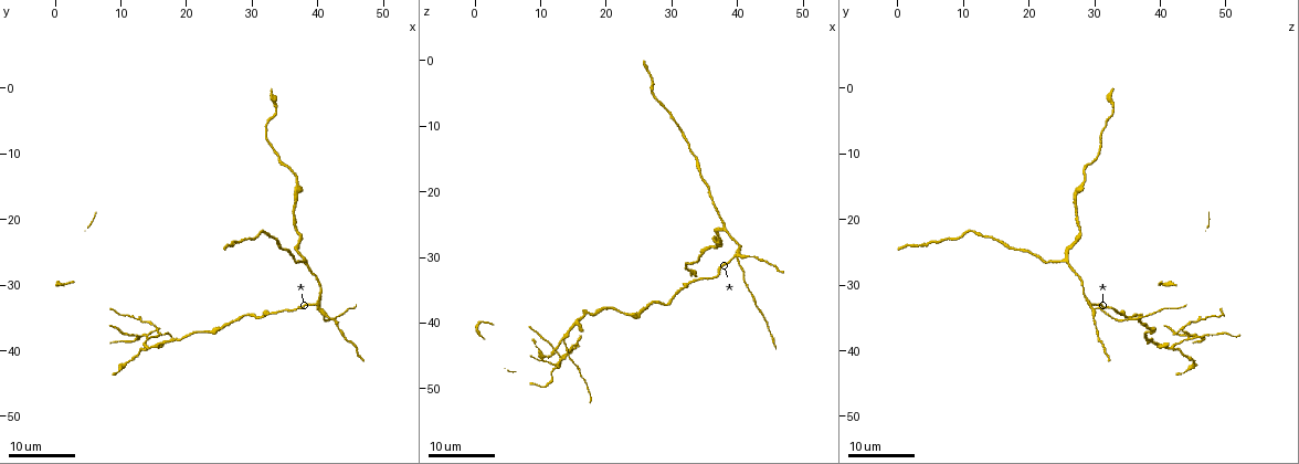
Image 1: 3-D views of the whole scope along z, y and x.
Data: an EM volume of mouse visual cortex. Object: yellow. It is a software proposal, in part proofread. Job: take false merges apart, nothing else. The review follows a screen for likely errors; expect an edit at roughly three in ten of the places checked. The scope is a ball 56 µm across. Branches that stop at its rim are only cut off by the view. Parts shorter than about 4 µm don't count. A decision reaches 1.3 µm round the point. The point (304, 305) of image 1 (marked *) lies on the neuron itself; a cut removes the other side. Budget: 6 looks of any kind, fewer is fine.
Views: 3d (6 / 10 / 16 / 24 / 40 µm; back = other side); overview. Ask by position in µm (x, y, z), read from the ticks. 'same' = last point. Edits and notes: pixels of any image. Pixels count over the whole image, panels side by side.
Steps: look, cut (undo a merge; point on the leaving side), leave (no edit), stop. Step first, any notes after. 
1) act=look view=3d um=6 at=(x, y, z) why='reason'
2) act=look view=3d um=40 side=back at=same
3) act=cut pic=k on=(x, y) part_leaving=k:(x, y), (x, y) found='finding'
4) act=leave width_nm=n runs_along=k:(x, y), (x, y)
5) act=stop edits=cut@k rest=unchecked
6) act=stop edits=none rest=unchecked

act=look view=3d um=16 at=(37.5, 26.0, 25.5) why='a fork'

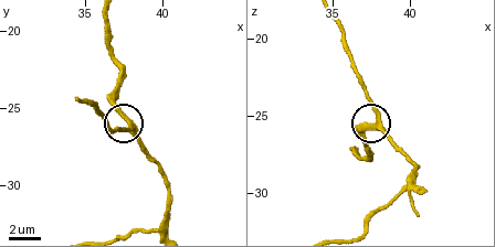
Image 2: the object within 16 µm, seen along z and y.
act=look view=3d um=6 at=(38.0, 26.0, 25.4)

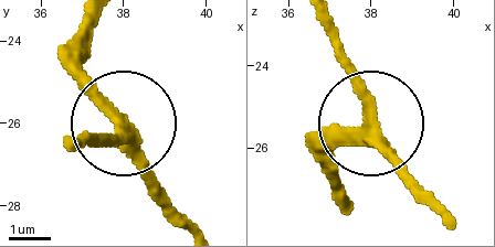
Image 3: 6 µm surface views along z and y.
act=leave side_arm_um=32 arms=3 found='one neuron here'

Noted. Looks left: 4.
act=look view=3d um=16 at=(40.0, 33.0, 29.0) why='four-way junction'

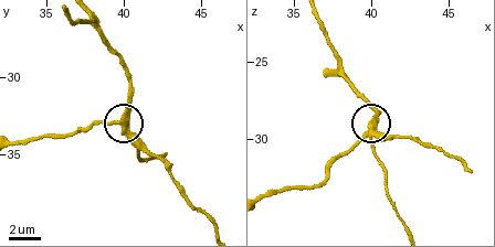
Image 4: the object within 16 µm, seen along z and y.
act=look view=3d um=6 at=(40.4, 33.0, 29.4)

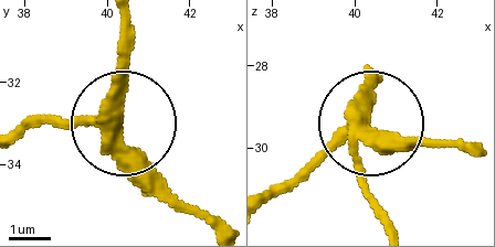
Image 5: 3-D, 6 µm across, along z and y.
act=cut pic=5 on=(365, 195) width_nm=350 part_leaving=5:(351, 139), (366, 199), (383, 219) found='two neurons meet here'

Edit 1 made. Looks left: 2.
act=stop edits=cut@5 rest=unchecked

